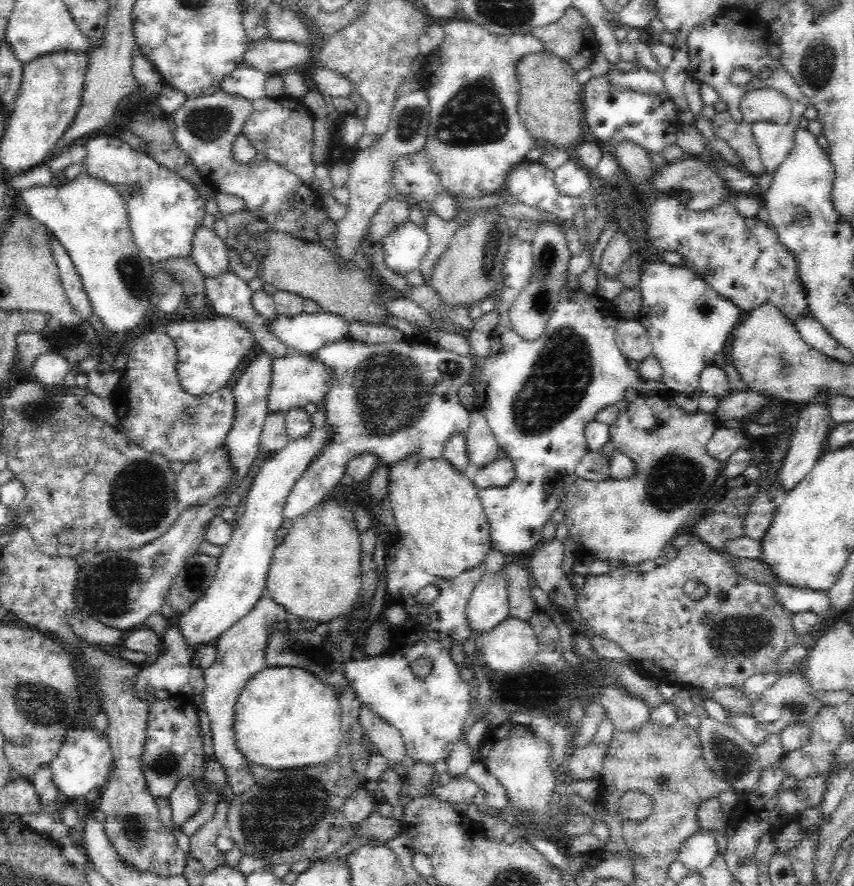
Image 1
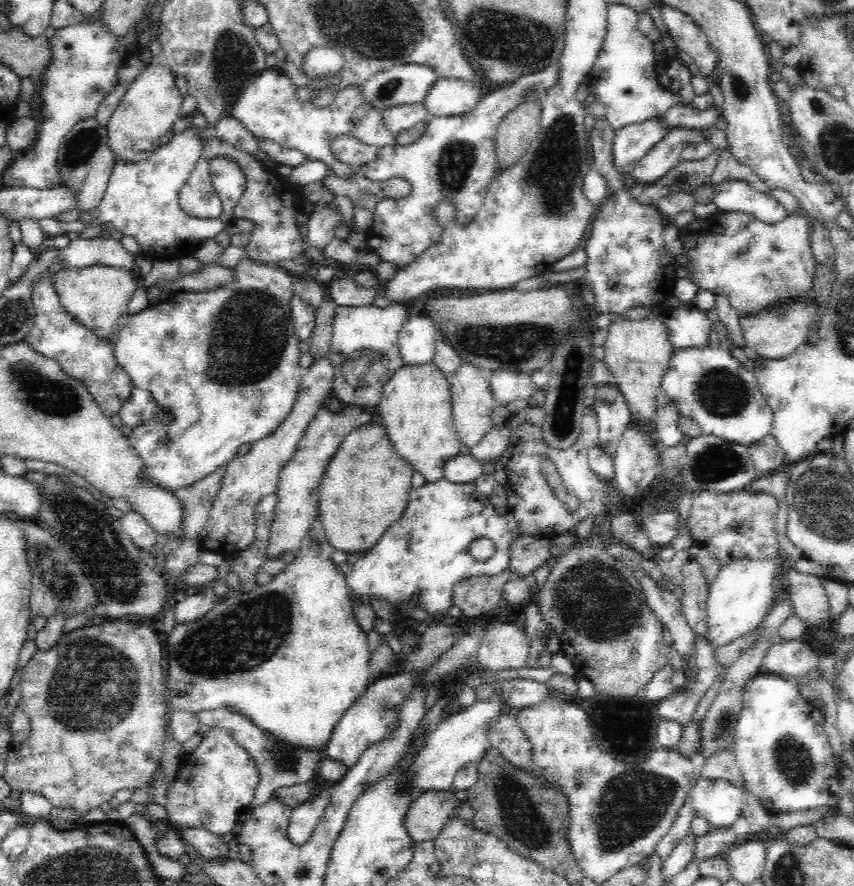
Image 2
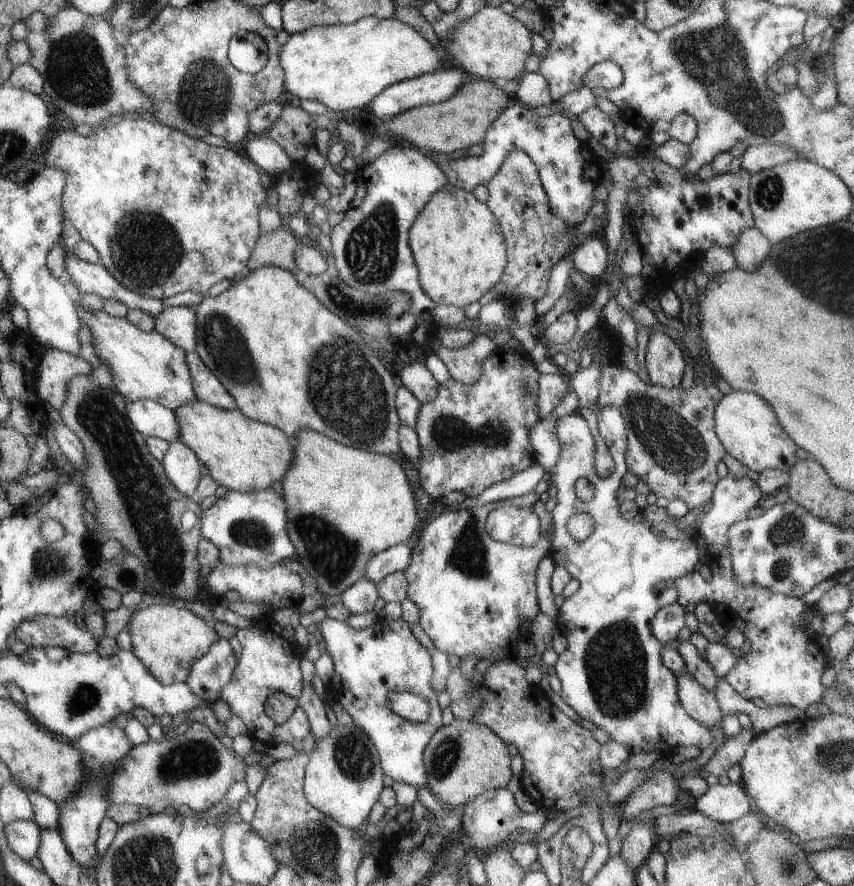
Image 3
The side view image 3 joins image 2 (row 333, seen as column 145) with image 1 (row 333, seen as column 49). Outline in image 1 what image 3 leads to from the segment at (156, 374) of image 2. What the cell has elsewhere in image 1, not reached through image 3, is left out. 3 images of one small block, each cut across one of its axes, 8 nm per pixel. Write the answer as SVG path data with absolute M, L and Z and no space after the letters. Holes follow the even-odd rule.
M152 328L138 334L130 346L130 358L128 366L122 372L122 378L112 392L112 404L116 408L116 414L120 418L120 432L126 436L126 440L138 448L144 448L150 454L158 454L166 458L168 462L182 462L192 464L200 460L206 452L212 452L214 448L222 446L232 430L232 424L236 420L236 396L234 388L226 384L224 388L218 388L212 394L200 394L192 396L188 394L178 378L178 348L174 340L168 336L168 332Z

